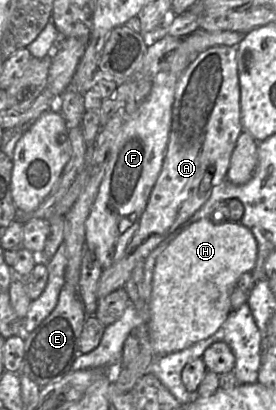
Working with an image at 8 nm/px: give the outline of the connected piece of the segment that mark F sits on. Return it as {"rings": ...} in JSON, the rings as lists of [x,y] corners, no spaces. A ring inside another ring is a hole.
{"rings":[[[199,28],[184,37],[172,57],[170,70],[154,78],[147,100],[133,116],[126,117],[85,222],[85,242],[94,251],[103,269],[112,266],[123,255],[139,226],[161,171],[169,141],[175,87],[180,74],[201,52],[216,45],[236,47],[245,34],[238,31],[208,32]]]}

